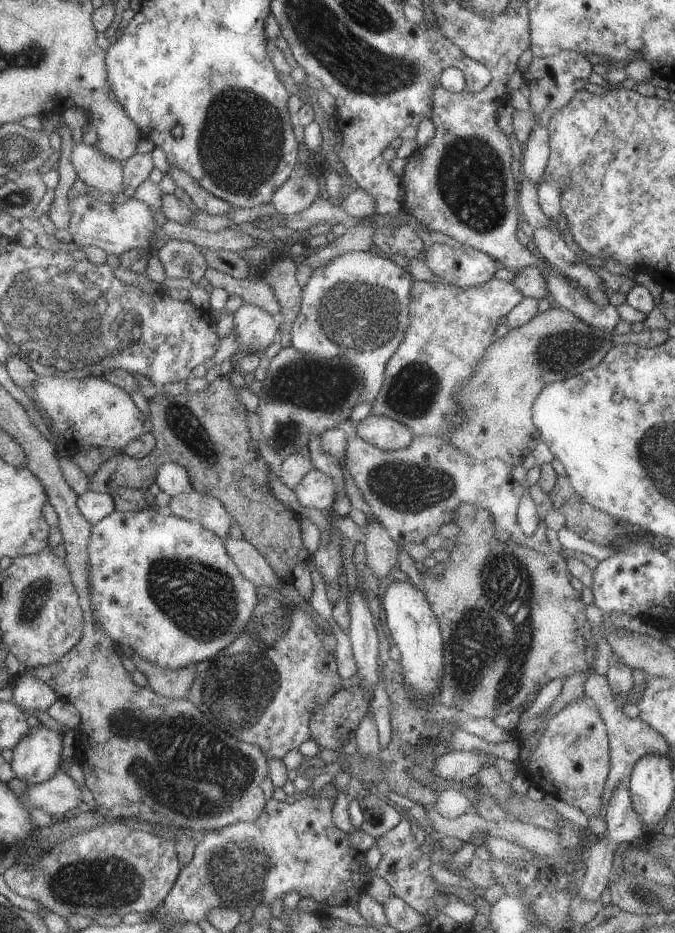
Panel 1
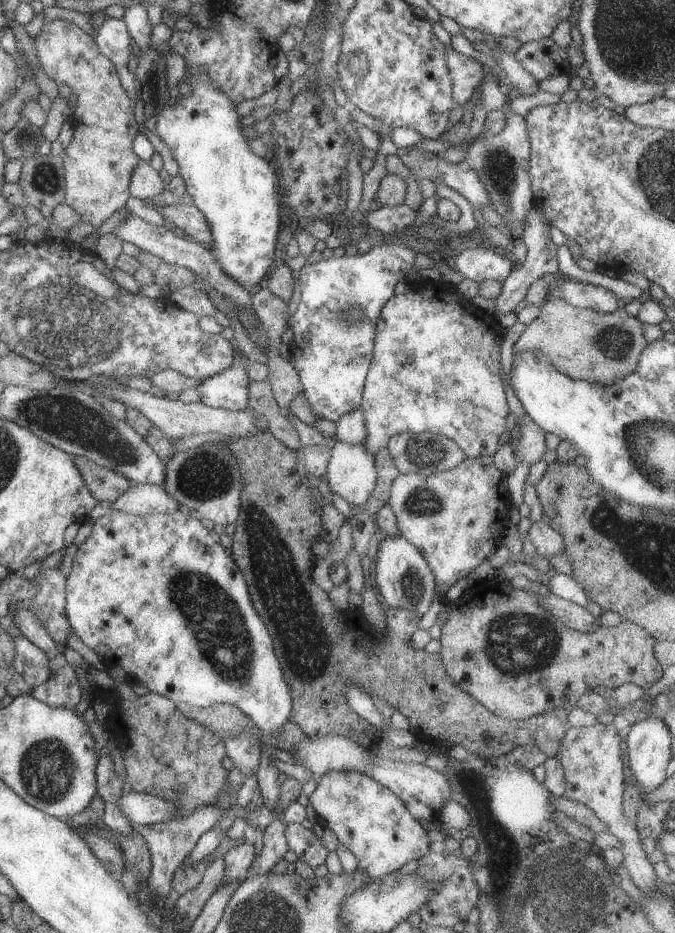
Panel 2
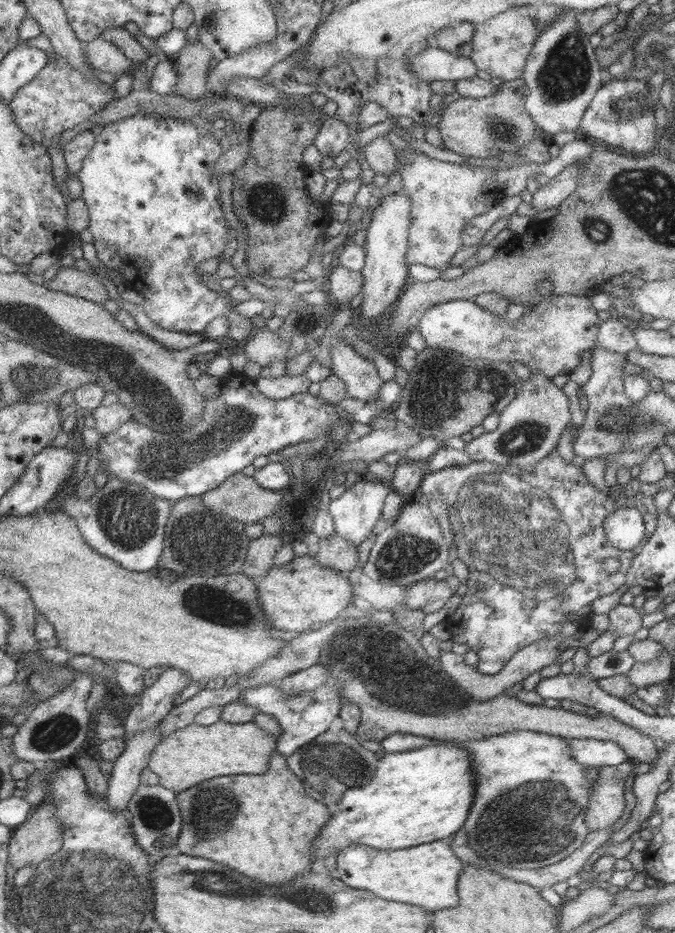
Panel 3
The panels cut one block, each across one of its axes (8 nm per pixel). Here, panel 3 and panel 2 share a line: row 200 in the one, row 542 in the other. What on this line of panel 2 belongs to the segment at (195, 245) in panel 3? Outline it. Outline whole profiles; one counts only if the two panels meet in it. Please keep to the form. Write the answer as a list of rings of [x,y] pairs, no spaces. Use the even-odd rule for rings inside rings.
[[[113,509],[92,522],[89,536],[78,546],[72,559],[71,571],[65,579],[65,604],[64,615],[66,616],[72,632],[79,637],[82,645],[89,650],[101,654],[107,660],[115,660],[117,665],[129,674],[129,679],[137,680],[143,684],[149,693],[155,693],[167,698],[173,704],[188,704],[190,707],[204,709],[219,703],[227,703],[239,708],[246,714],[263,732],[264,735],[274,735],[280,731],[280,724],[287,721],[291,716],[292,699],[287,683],[283,680],[283,674],[279,670],[279,664],[273,656],[271,636],[267,636],[265,625],[255,612],[247,592],[246,582],[242,572],[233,562],[229,548],[219,543],[219,530],[205,527],[194,513],[174,513],[130,515]]]

